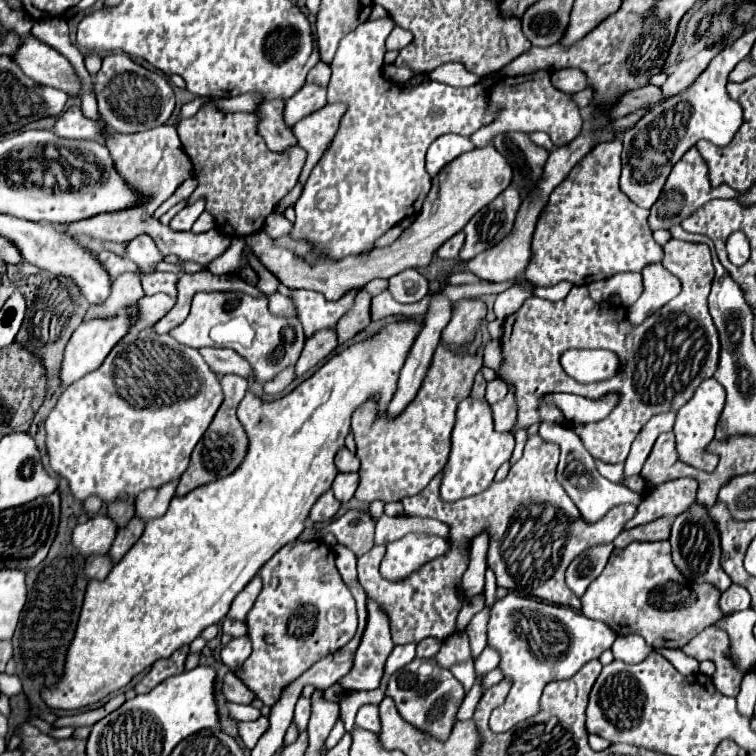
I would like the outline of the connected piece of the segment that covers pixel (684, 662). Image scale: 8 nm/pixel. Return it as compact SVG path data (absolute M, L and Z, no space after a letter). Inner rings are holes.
M661 648L657 650L661 652L665 658L669 658L669 662L677 668L677 672L681 672L683 676L689 676L693 672L699 672L699 662L687 654L683 654L681 650L669 650L669 648Z

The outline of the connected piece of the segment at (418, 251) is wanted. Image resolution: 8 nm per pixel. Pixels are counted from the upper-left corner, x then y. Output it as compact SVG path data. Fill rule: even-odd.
M493 146L475 148L449 162L445 166L443 180L439 180L439 174L433 178L431 192L427 194L419 216L387 248L375 248L375 252L367 252L365 256L349 256L337 262L313 260L309 256L309 244L297 244L297 240L289 240L289 236L273 240L265 232L253 234L253 240L249 240L249 248L259 256L263 266L267 266L285 286L317 290L327 296L327 300L337 300L341 292L347 292L349 288L363 288L373 278L389 278L407 268L425 268L437 248L451 236L461 232L471 216L493 202L509 186L509 182L511 168L507 160Z

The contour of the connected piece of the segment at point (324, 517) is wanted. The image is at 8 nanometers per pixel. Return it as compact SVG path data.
M327 490L327 492L313 504L313 508L311 508L311 512L309 512L309 520L311 520L313 524L317 524L317 522L329 522L329 520L337 514L339 506L341 506L341 504L335 500L333 492Z

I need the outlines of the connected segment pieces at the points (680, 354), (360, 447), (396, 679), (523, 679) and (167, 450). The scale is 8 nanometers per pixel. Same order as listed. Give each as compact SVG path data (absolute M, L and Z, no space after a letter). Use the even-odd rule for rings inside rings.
M671 238L663 248L663 266L683 284L679 298L673 298L667 304L667 316L659 310L649 316L645 324L633 328L625 316L623 306L613 308L609 302L603 302L601 310L601 306L589 298L585 286L573 286L567 298L559 302L533 296L517 310L517 314L505 320L505 332L501 336L503 362L497 370L497 378L515 386L517 422L513 426L513 432L543 422L565 424L565 418L557 406L539 404L539 396L543 394L571 392L579 396L599 398L607 392L619 392L621 400L605 420L571 426L593 458L617 464L627 458L631 442L651 416L664 411L678 411L693 396L699 384L715 374L721 344L717 328L707 310L707 296L713 280L709 246L701 242L697 244ZM703 344L711 344L711 352L707 350L707 354L703 354ZM571 348L613 350L621 360L621 368L615 378L609 378L605 382L579 384L563 372L563 366L559 362L561 354Z
M439 344L433 358L433 368L429 368L429 376L425 376L425 384L421 386L421 392L417 392L417 400L413 400L413 404L405 410L405 416L385 420L385 414L377 416L377 406L373 400L363 404L353 414L351 428L357 442L357 458L361 460L359 488L355 492L359 502L399 502L405 496L421 492L433 476L441 472L445 460L449 458L449 436L455 424L455 408L459 400L469 396L473 378L481 366L481 356L455 354Z
M415 658L411 664L391 676L385 694L395 700L395 706L403 720L421 732L445 741L454 726L455 712L463 700L463 684L449 670L433 664L433 660Z
M517 592L495 600L489 608L487 646L499 652L499 670L503 678L511 680L511 690L502 708L491 713L490 729L495 733L506 732L513 724L533 716L539 708L541 692L551 680L575 676L583 664L609 650L615 638L617 634L607 624L591 620L571 608L545 604L535 598L519 596Z
M153 328L129 330L109 352L101 368L71 384L57 400L45 420L45 446L49 466L69 482L75 500L99 496L103 502L133 498L149 488L161 488L177 480L189 466L191 452L209 428L223 402L219 378L201 354L189 346L177 344L169 334L157 334ZM177 426L177 434L169 430Z

